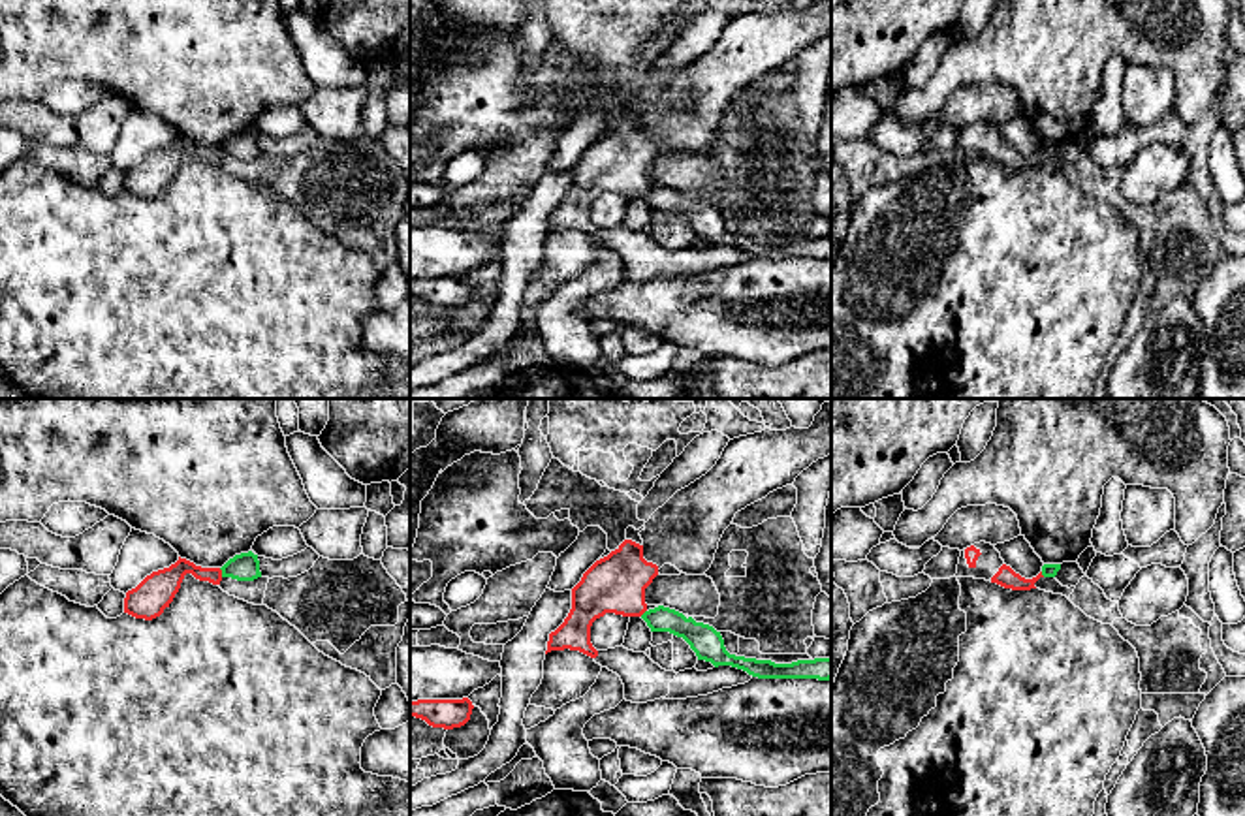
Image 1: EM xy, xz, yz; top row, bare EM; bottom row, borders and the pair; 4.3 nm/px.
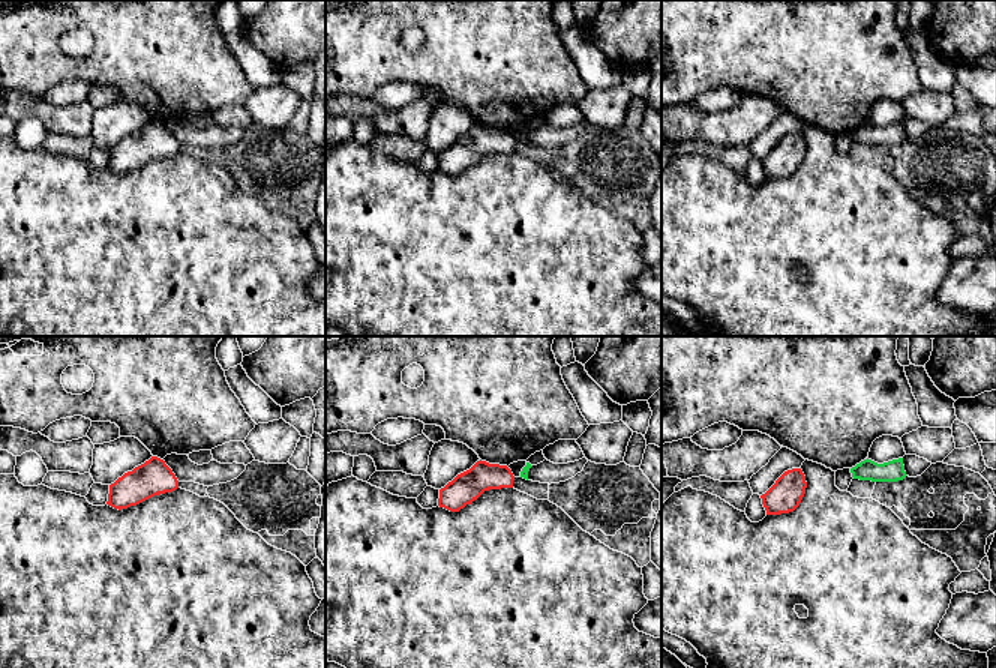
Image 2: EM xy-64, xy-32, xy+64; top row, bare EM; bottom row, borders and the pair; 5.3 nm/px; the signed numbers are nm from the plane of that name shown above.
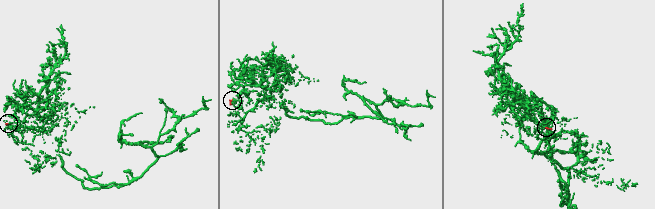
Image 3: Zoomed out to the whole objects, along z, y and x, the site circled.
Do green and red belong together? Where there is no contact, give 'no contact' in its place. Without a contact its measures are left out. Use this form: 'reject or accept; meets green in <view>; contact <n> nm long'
reject; meets green in xy; contact 40 nm long

